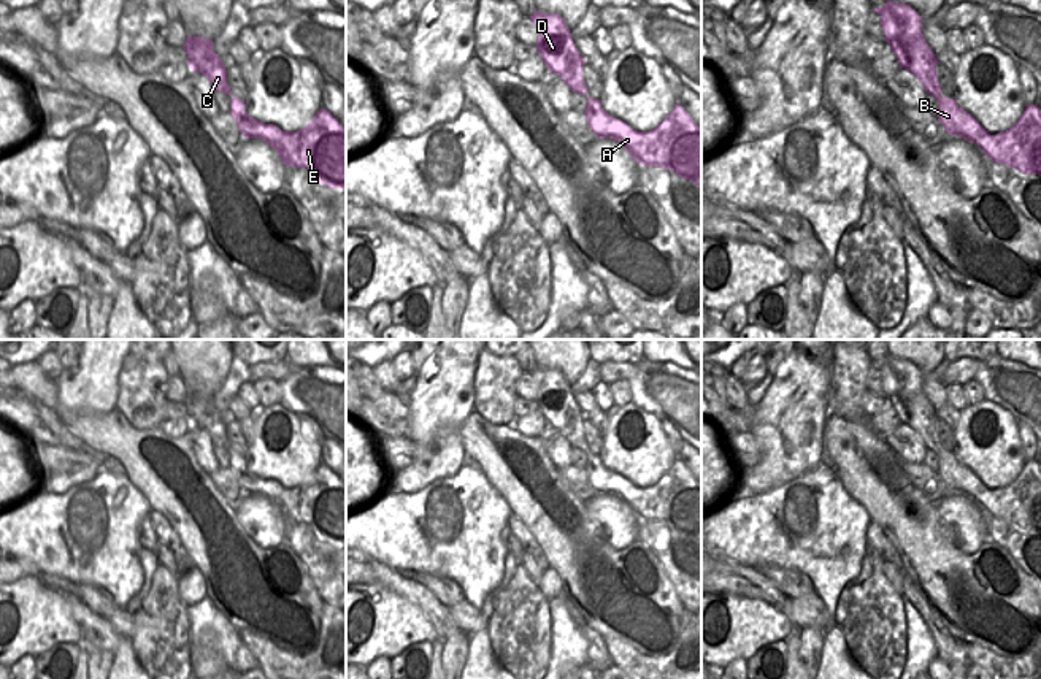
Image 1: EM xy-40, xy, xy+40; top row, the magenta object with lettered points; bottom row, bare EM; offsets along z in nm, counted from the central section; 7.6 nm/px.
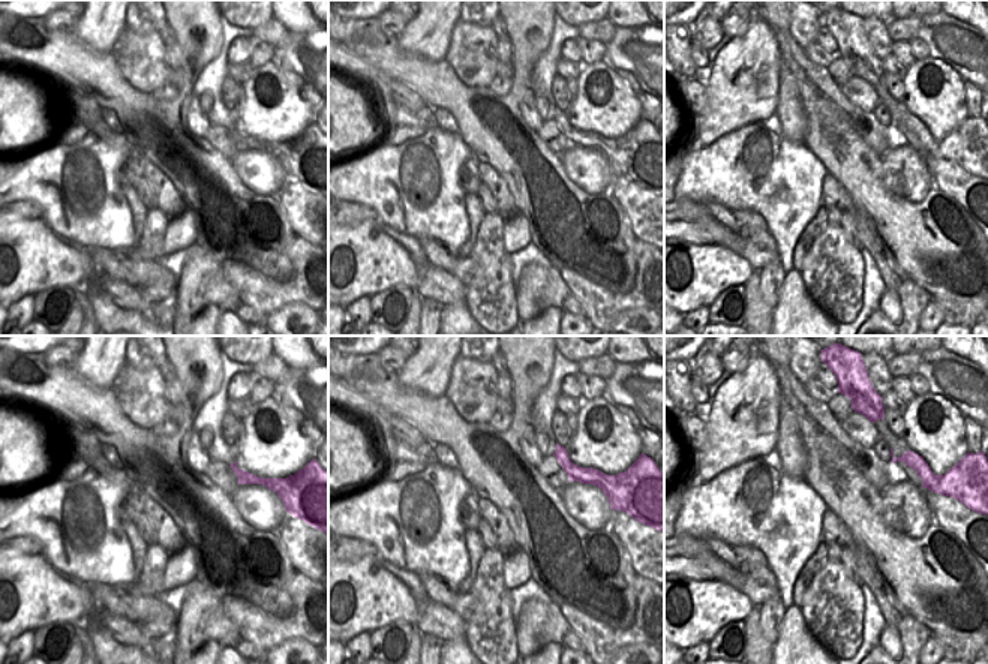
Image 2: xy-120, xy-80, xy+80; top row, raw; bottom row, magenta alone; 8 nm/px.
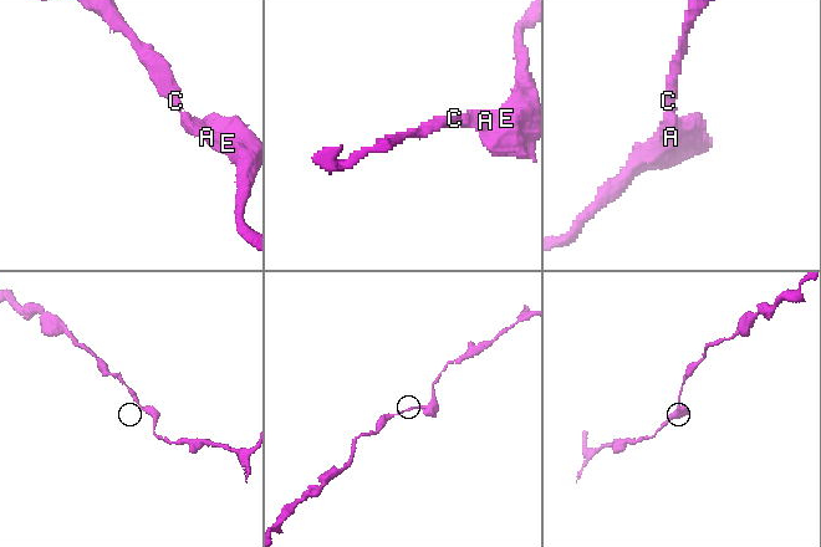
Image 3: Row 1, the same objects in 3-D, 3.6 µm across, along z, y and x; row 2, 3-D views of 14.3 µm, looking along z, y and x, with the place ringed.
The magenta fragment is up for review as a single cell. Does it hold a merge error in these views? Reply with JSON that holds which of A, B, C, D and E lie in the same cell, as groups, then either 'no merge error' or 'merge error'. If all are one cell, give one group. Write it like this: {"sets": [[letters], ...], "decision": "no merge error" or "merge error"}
{"sets": [["A", "B", "C", "D", "E"]], "decision": "no merge error"}

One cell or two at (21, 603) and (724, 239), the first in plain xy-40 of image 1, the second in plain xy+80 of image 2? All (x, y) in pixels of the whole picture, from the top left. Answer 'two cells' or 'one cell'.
two cells

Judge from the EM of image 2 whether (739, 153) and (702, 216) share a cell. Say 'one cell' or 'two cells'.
two cells

